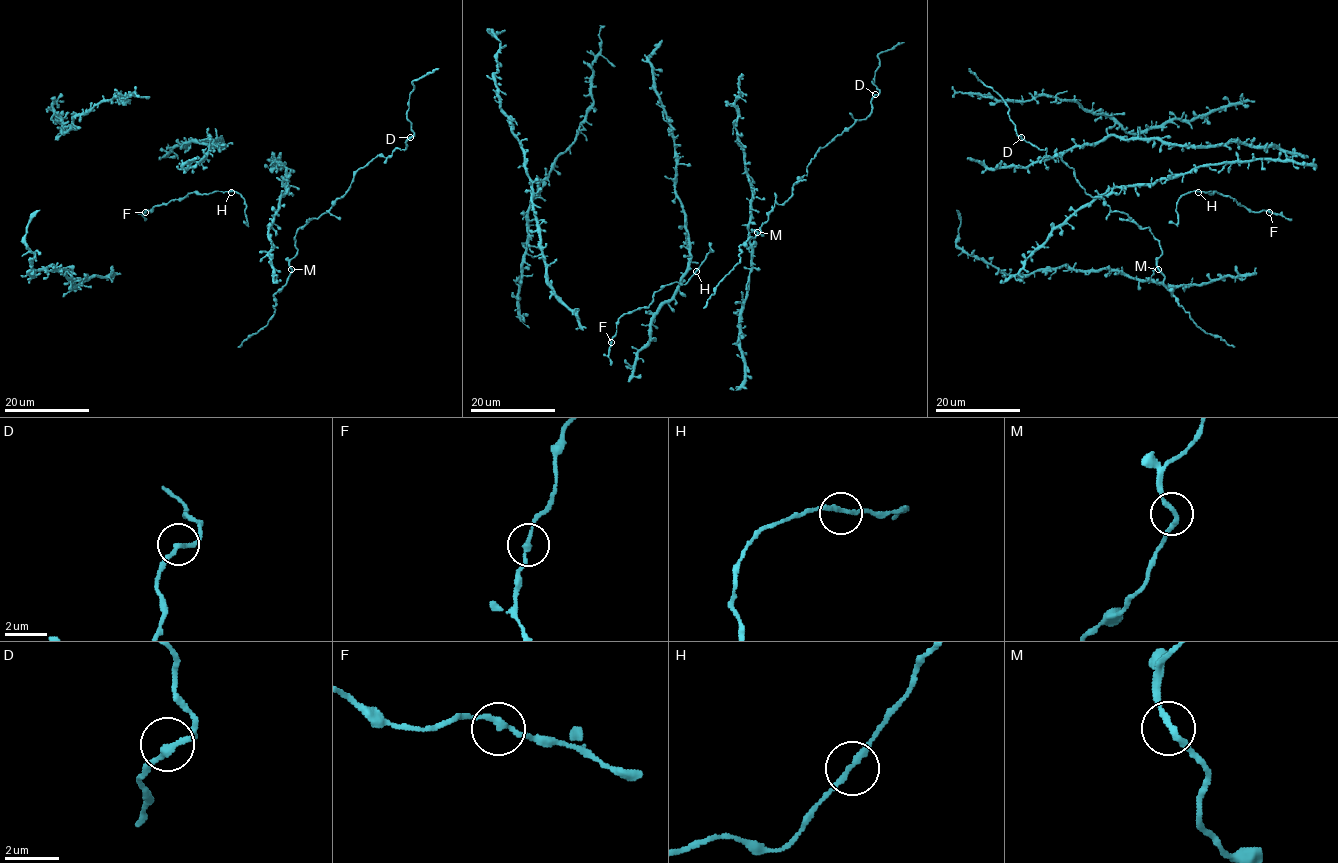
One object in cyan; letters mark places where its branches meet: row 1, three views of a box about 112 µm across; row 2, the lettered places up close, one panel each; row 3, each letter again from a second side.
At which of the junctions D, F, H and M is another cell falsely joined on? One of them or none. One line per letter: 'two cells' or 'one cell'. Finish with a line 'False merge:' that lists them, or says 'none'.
D: one cell
F: one cell
H: one cell
M: one cell
False merge: none

